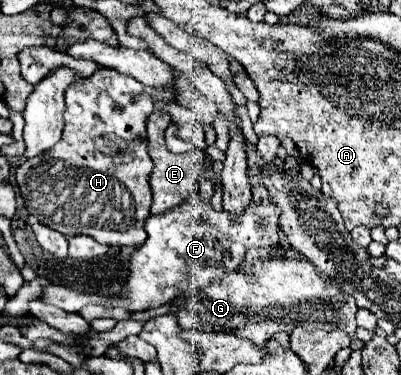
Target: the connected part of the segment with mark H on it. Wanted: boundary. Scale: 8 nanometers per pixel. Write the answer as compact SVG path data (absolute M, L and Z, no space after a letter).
M104 68L90 78L72 84L66 90L66 128L62 140L40 156L26 160L16 170L16 182L28 212L44 226L58 230L68 238L86 234L108 246L134 246L144 242L147 236L144 222L150 216L152 206L148 176L154 166L146 152L146 118L156 110L156 100L172 100L172 94L168 90L148 88L132 76Z

